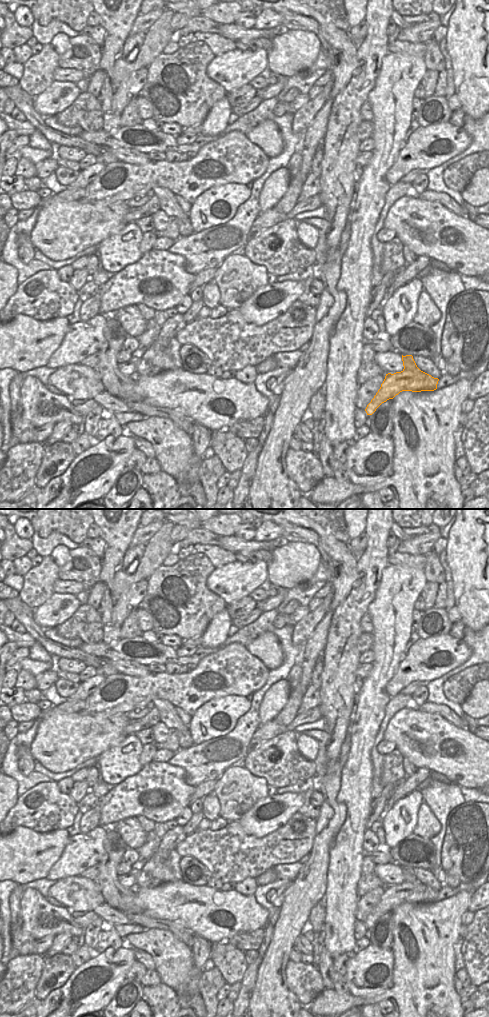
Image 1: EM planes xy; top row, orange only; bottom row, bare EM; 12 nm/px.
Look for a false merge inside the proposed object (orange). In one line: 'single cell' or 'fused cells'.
single cell

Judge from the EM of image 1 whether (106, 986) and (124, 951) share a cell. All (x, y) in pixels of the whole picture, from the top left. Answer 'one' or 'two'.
one

